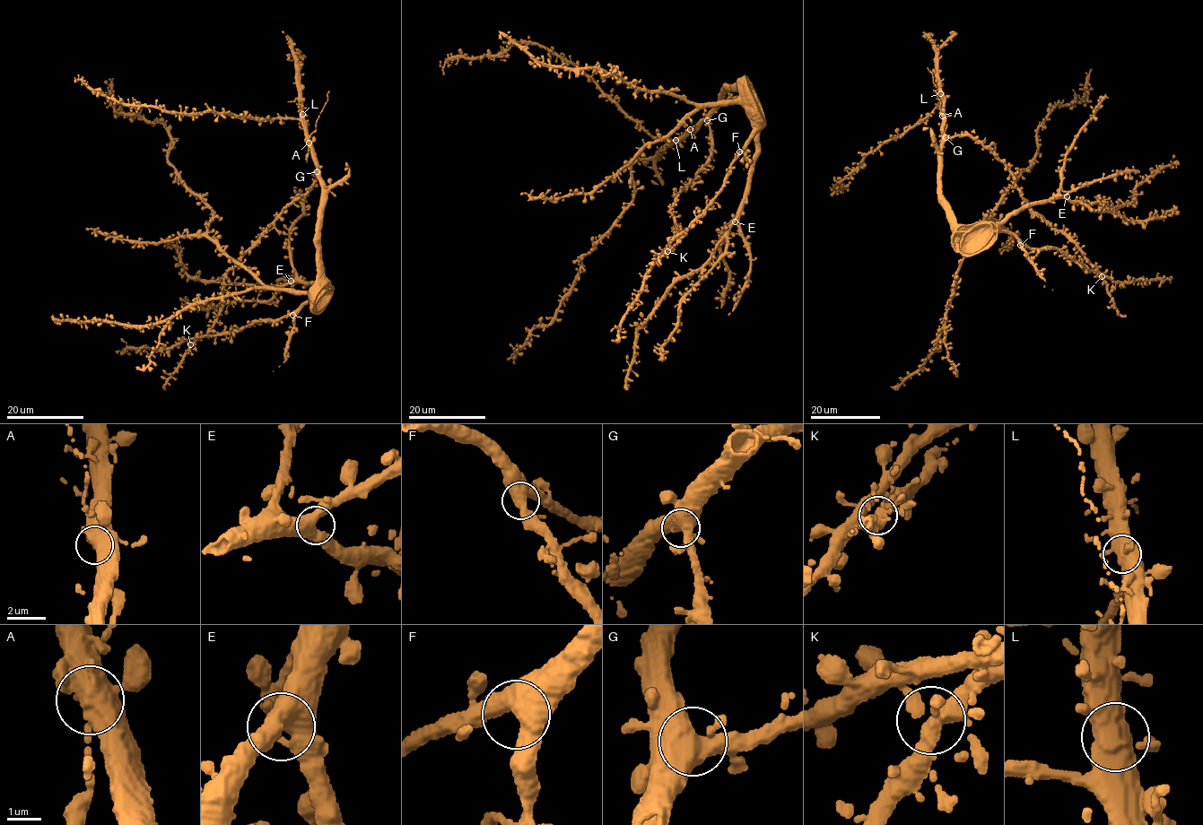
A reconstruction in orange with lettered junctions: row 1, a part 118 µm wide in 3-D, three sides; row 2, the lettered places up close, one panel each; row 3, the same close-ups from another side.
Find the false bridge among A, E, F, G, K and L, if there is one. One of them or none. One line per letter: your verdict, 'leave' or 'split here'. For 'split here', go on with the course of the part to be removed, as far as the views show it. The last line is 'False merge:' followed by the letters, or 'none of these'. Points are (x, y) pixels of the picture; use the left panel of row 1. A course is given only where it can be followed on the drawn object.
A: leave
E: leave
F: leave
G: leave
K: leave
L: leave
False merge: none of these

